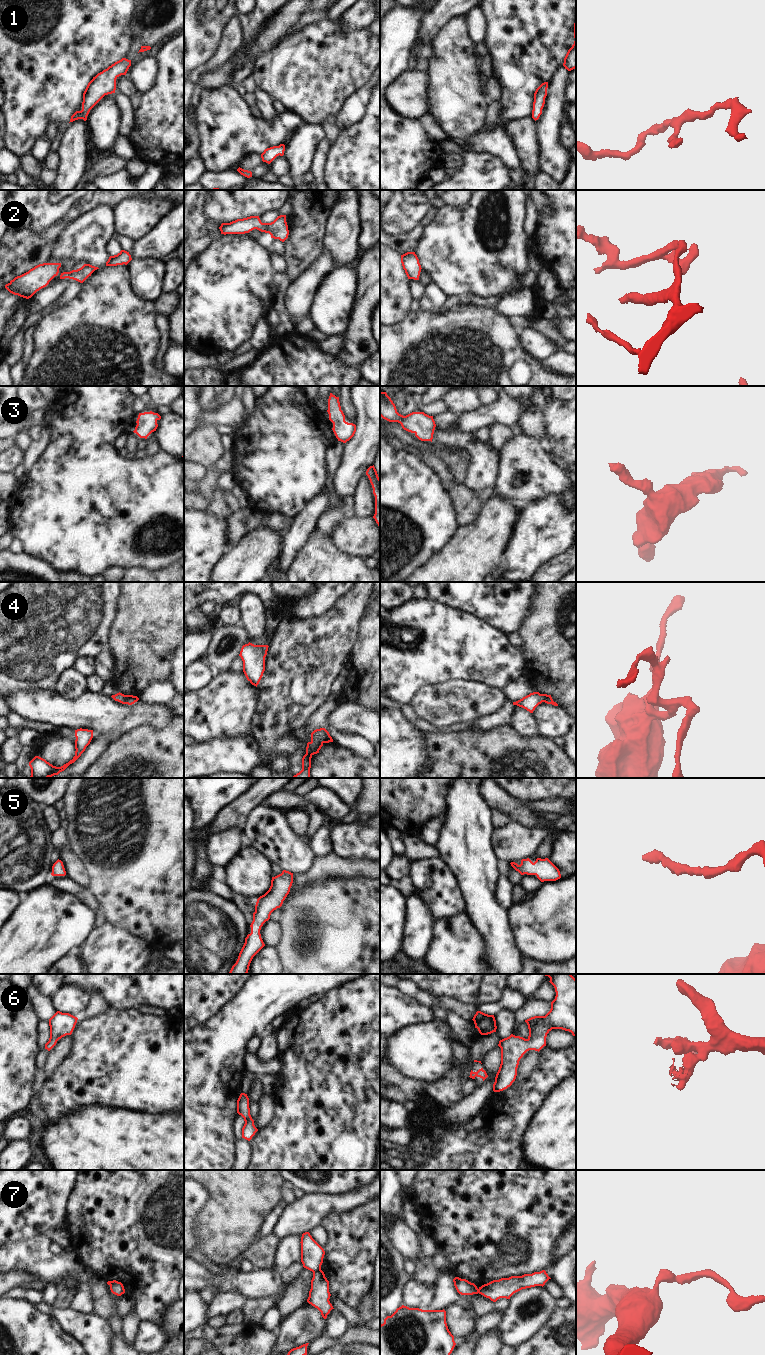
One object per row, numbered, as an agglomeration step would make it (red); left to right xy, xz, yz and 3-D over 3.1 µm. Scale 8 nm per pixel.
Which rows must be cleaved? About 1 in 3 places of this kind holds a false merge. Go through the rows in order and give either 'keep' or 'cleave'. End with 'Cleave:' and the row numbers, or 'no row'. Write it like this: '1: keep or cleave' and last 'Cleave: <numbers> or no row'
1: keep
2: keep
3: keep
4: keep
5: keep
6: keep
7: cleave
Cleave: 7

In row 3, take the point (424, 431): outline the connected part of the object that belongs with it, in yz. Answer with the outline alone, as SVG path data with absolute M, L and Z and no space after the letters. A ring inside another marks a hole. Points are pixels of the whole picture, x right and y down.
M380 392L380 416L389 422L400 423L404 430L414 433L419 440L432 442L434 430L436 427L433 416L429 416L424 412L412 412L406 416L399 414L395 404L386 392Z

